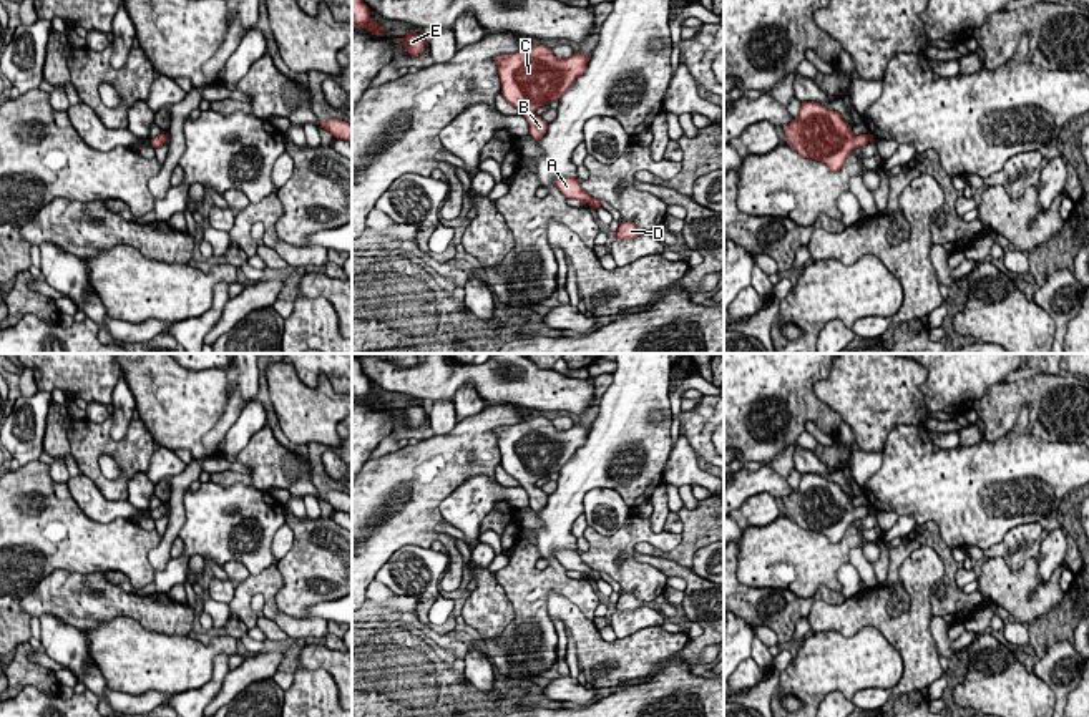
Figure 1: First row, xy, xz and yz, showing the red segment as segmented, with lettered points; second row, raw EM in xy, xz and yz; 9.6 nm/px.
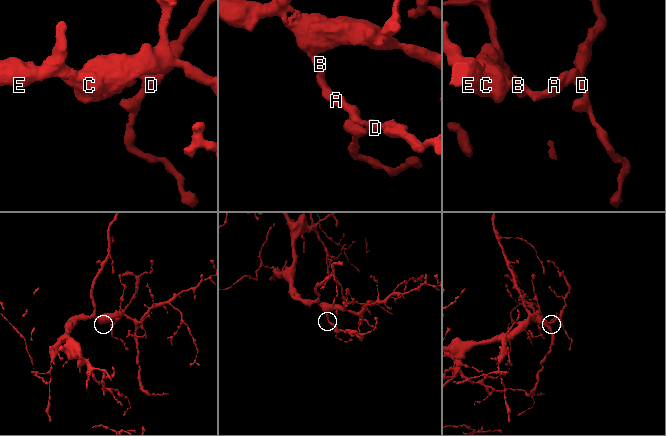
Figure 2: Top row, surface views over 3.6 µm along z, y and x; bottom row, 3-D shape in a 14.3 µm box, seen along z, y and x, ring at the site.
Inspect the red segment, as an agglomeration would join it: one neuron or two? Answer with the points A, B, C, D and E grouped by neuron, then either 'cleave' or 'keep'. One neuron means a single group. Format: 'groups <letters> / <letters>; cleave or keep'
groups A B C D E; keep

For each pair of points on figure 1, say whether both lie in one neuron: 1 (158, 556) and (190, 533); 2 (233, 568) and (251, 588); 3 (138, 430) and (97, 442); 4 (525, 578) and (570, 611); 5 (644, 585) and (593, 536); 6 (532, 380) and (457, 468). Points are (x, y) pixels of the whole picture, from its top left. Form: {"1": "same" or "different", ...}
{"1": "different", "2": "different", "3": "same", "4": "different", "5": "same", "6": "different"}

